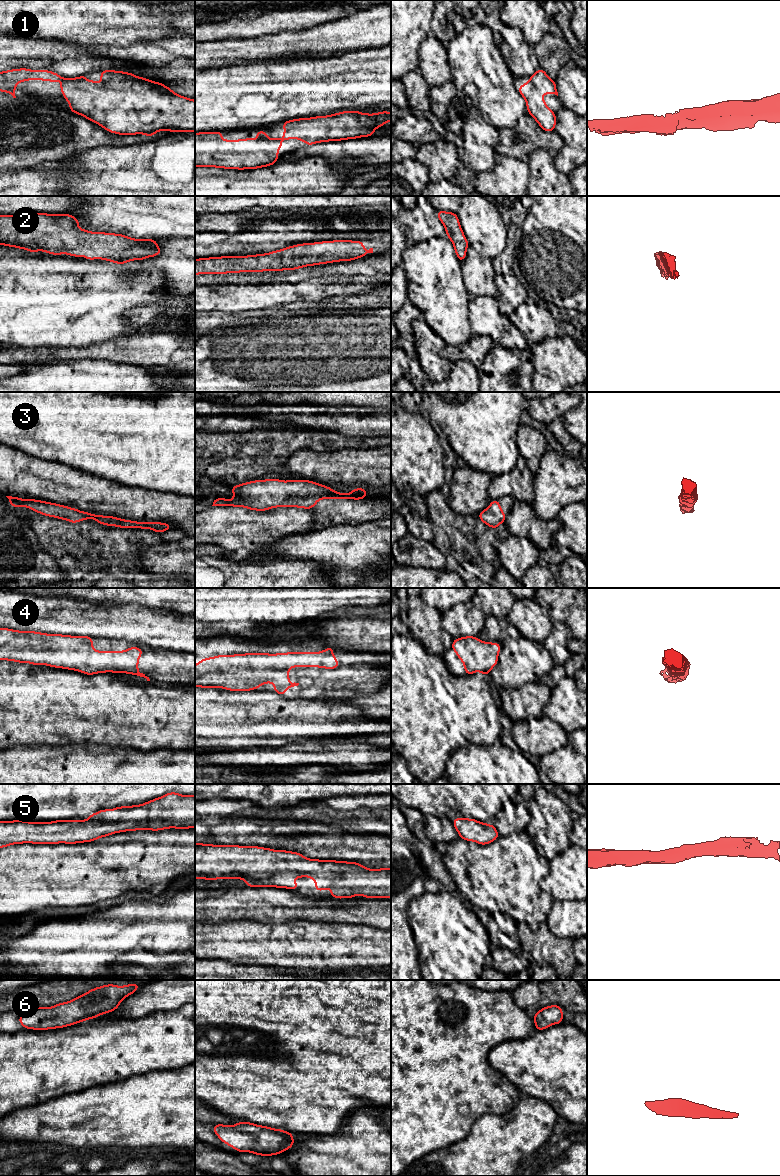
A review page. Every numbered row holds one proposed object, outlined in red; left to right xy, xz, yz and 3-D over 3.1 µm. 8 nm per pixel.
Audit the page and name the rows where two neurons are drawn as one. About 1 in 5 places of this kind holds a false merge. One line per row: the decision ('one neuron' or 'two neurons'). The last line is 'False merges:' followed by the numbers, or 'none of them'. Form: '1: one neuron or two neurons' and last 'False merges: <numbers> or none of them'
1: one neuron
2: one neuron
3: one neuron
4: two neurons
5: one neuron
6: one neuron
False merges: 4

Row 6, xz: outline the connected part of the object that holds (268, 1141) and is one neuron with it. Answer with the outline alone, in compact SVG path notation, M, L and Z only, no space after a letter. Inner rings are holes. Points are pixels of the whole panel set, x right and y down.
M238 1122L233 1126L215 1124L213 1131L223 1143L237 1152L251 1152L269 1157L294 1146L291 1132L250 1122Z

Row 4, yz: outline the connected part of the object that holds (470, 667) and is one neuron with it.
M459 638L453 639L453 643L451 646L451 649L453 649L456 652L457 657L462 661L465 668L465 674L470 675L473 674L476 671L476 664L474 663L474 659L471 655L468 654L468 652L465 650L463 645L458 642Z

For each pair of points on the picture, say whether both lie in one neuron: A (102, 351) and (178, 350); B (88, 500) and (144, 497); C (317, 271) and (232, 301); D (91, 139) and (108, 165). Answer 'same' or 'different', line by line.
A: same
B: same
C: different
D: different

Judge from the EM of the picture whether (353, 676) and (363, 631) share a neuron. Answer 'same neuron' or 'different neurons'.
different neurons

